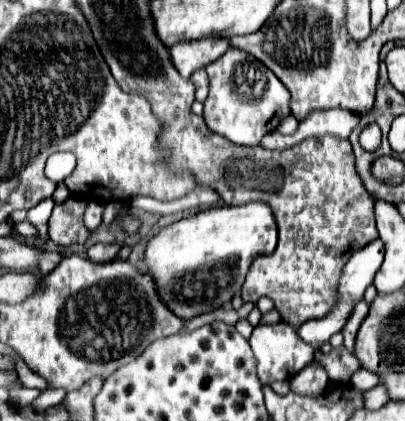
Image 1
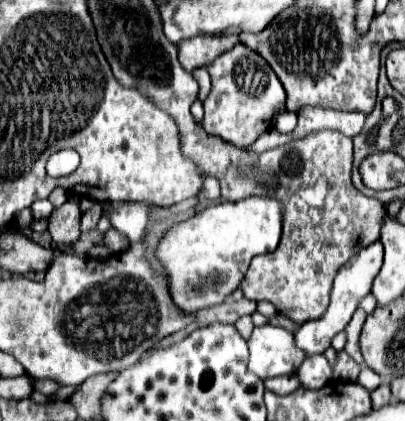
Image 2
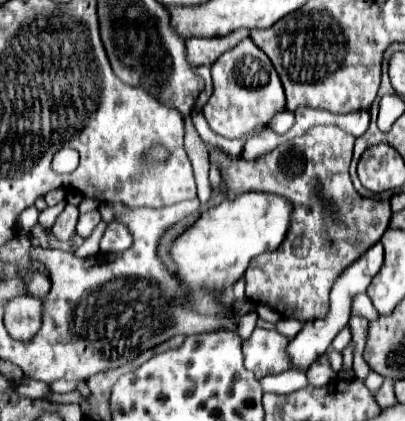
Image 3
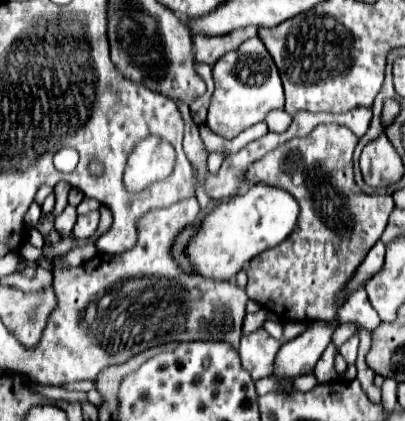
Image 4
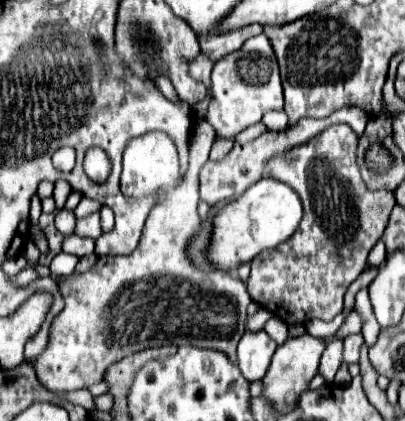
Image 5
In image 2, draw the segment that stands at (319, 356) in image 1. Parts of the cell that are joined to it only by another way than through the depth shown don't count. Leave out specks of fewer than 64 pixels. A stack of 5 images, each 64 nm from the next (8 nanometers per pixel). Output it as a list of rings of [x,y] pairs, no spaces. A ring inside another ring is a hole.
[[[342,350],[342,352],[338,352],[338,360],[332,366],[332,372],[334,372],[332,376],[334,376],[334,380],[356,380],[360,370],[362,368],[348,356],[348,352]]]

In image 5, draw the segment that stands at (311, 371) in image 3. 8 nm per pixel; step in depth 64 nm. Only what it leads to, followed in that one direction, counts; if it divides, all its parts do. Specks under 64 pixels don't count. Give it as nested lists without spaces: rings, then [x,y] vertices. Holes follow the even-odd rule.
[[[334,338],[328,342],[328,346],[322,354],[322,360],[320,360],[320,374],[324,376],[326,382],[334,380],[340,364],[342,364],[342,340]]]

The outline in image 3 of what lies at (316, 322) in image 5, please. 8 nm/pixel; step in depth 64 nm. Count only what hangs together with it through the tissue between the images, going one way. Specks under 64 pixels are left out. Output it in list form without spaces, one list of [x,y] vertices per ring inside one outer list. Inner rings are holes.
[[[358,294],[352,302],[352,314],[354,316],[364,316],[366,320],[376,320],[378,312],[374,308],[374,304],[370,302],[370,298],[366,294]]]

